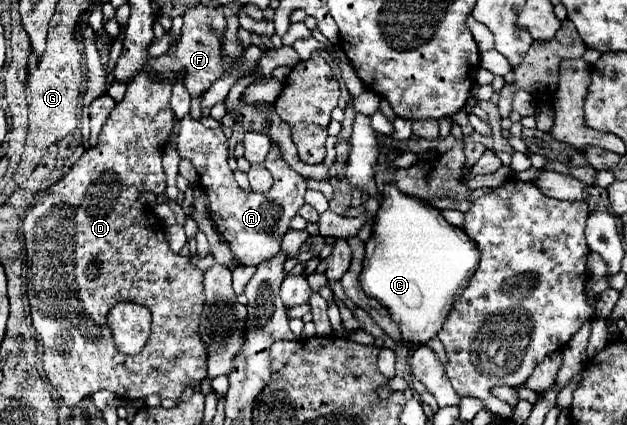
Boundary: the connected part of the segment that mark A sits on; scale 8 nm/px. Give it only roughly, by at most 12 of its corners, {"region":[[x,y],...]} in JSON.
{"region":[[191,114],[177,150],[239,264],[275,256],[307,184],[271,142],[267,192],[241,190],[221,128]]}

